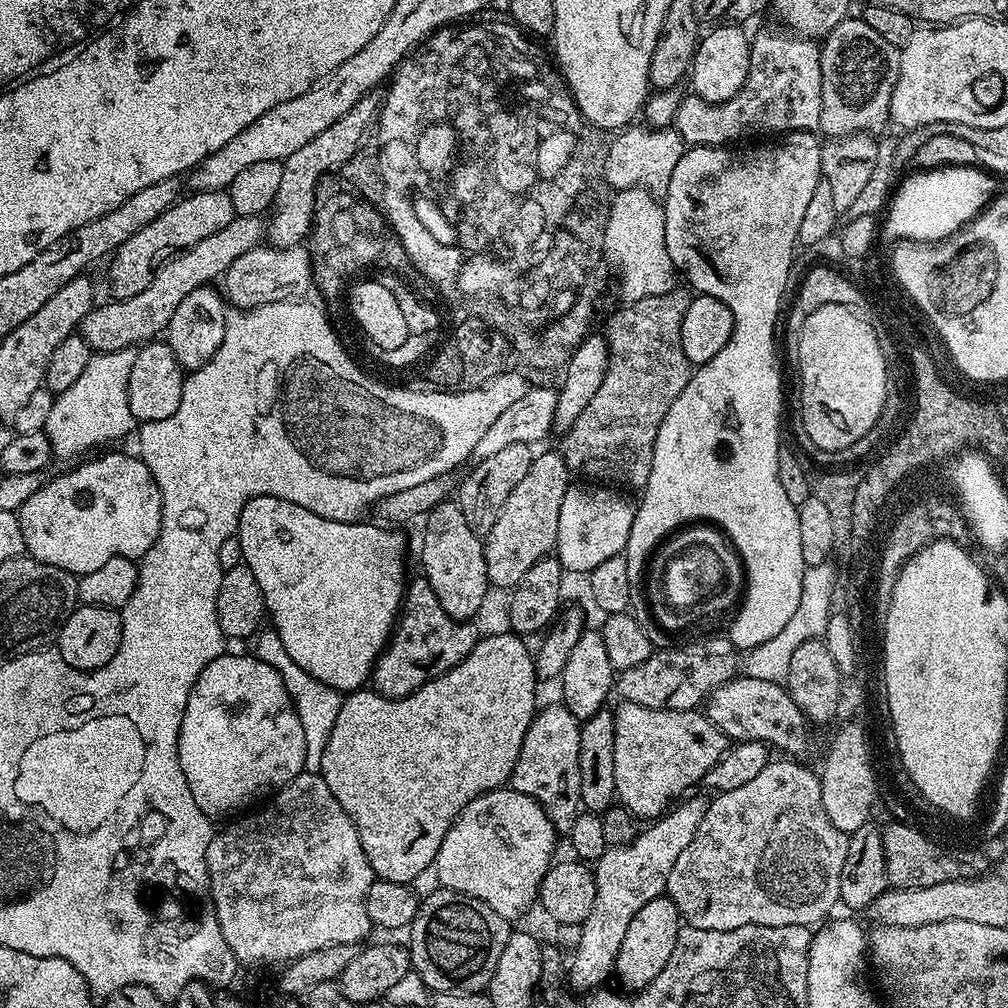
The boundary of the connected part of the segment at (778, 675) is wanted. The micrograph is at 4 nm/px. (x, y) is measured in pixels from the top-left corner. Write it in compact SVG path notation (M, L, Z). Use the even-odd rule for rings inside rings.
M827 562L820 565L805 567L802 578L802 598L798 610L794 610L794 618L782 626L781 632L774 634L770 642L762 642L762 646L747 649L745 660L742 660L743 675L750 678L762 678L762 682L784 684L790 674L790 662L798 646L802 642L821 639L827 630L828 619L832 612L832 595L834 594L837 577L835 563Z

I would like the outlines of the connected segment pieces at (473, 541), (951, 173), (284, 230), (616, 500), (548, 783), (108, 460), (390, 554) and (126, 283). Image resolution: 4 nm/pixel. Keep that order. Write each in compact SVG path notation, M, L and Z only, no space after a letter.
M456 502L439 504L433 512L428 513L423 524L424 541L420 544L423 579L430 582L434 594L438 594L438 602L442 602L442 610L446 610L450 618L471 621L476 618L472 616L479 614L490 591L484 541L474 530L470 530L470 522L466 522L466 514L462 514Z
M941 166L915 171L895 189L880 224L884 243L901 240L936 241L956 232L983 211L999 191L999 177L976 166Z
M369 94L358 98L334 126L322 130L318 138L306 142L290 154L282 162L282 183L278 186L278 194L275 202L272 203L270 215L266 220L266 240L274 248L295 248L305 243L306 237L312 230L312 215L314 214L314 194L318 182L324 176L343 169L345 162L355 152L361 151L364 135L368 127L377 123L382 107L381 97L376 94Z
M596 482L576 483L566 490L566 498L562 498L562 510L558 510L558 538L554 555L569 573L587 574L606 558L613 558L627 549L636 508L628 505L616 493L619 491L611 487Z
M563 702L548 704L537 711L530 722L530 730L526 730L526 738L522 742L522 750L518 754L518 762L514 762L514 770L510 787L516 792L534 798L544 807L550 822L557 833L566 834L572 829L572 822L581 807L581 771L579 770L579 734L581 721Z
M108 452L105 456L96 456L53 480L45 479L39 490L30 494L26 502L18 509L22 538L27 555L38 562L58 566L77 577L84 576L90 570L98 570L105 562L115 556L139 558L154 546L160 533L162 522L162 494L139 455L127 456L124 452Z
M259 496L246 502L240 515L238 529L242 554L244 555L242 562L254 574L254 578L258 578L258 586L262 590L267 619L270 624L272 620L271 627L278 634L278 638L282 638L282 646L286 646L286 654L290 654L290 658L294 658L294 662L298 662L298 666L302 666L302 670L306 670L306 674L318 678L318 682L330 686L341 694L363 689L369 683L372 668L381 652L384 651L384 647L388 645L388 638L392 635L393 627L399 617L406 591L404 540L396 533L399 531L389 530L379 523L376 523L377 525L364 523L322 518L318 514L306 510L306 506L294 506L294 502L286 502L282 498L274 498L273 496Z
M227 191L192 192L177 200L175 204L169 206L162 214L158 214L158 218L154 218L154 222L150 222L150 226L142 226L142 230L138 230L138 234L134 234L134 238L126 238L126 242L122 242L122 246L112 253L107 261L107 264L109 263L108 288L112 291L112 294L110 294L111 299L125 300L126 298L134 298L138 294L142 294L142 290L146 290L146 286L150 286L153 274L167 260L172 259L176 253L185 252L190 246L202 242L202 238L210 238L210 234L222 230L222 226L230 226L230 222L236 216L234 202L230 202Z

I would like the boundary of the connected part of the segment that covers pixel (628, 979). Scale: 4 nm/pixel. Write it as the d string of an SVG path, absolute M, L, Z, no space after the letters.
M665 894L646 902L626 929L626 938L622 938L622 950L618 950L615 979L620 979L631 990L645 988L658 974L662 974L662 966L670 962L670 954L674 954L674 942L678 938L682 927L681 914L678 906Z

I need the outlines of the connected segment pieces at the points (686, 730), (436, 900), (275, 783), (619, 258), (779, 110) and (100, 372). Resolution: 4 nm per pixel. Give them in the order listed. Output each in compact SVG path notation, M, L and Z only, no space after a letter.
M629 700L617 705L614 708L616 794L619 803L637 818L652 822L669 811L673 801L692 790L687 788L703 781L705 774L724 757L730 741L700 710L679 712L669 708L647 708Z
M437 887L436 892L420 901L418 914L412 919L410 955L413 969L432 992L484 992L494 970L498 970L498 958L510 935L510 922L502 918L486 902Z
M225 654L214 658L214 662L207 664L202 670L202 674L198 674L188 695L186 710L182 714L182 726L178 738L178 762L182 766L182 774L186 774L190 794L194 794L194 802L198 802L198 810L202 810L202 814L206 814L209 818L228 815L231 817L233 814L243 813L255 805L252 804L255 800L261 799L260 801L263 801L265 798L271 797L276 789L284 784L289 784L295 776L299 776L301 772L305 771L308 763L308 751L306 750L306 738L302 735L302 722L298 722L298 714L294 710L292 699L278 674L278 670L274 670L274 666L262 662L256 655L245 654L238 654L238 656Z
M643 186L621 188L611 197L603 255L616 267L624 304L654 298L654 294L666 294L677 287L678 273L670 262L670 250L666 250L664 205Z
M764 28L757 36L751 37L750 43L752 49L750 50L750 70L746 82L742 86L742 90L738 90L738 94L734 98L730 98L721 104L708 104L695 94L688 94L681 99L680 106L676 111L676 118L674 121L674 129L684 140L685 145L695 146L698 148L722 148L725 146L735 145L735 140L740 140L743 136L764 136L760 138L768 138L771 132L780 132L776 134L787 134L790 132L812 132L819 129L820 115L822 114L822 62L820 61L820 47L815 39L805 38L799 34L793 34L791 31L783 30L779 32L776 28Z
M130 348L95 353L85 372L74 381L74 386L56 396L43 430L50 438L53 457L76 456L86 448L104 443L108 436L124 436L134 427L128 401L128 383L135 357L136 352Z

